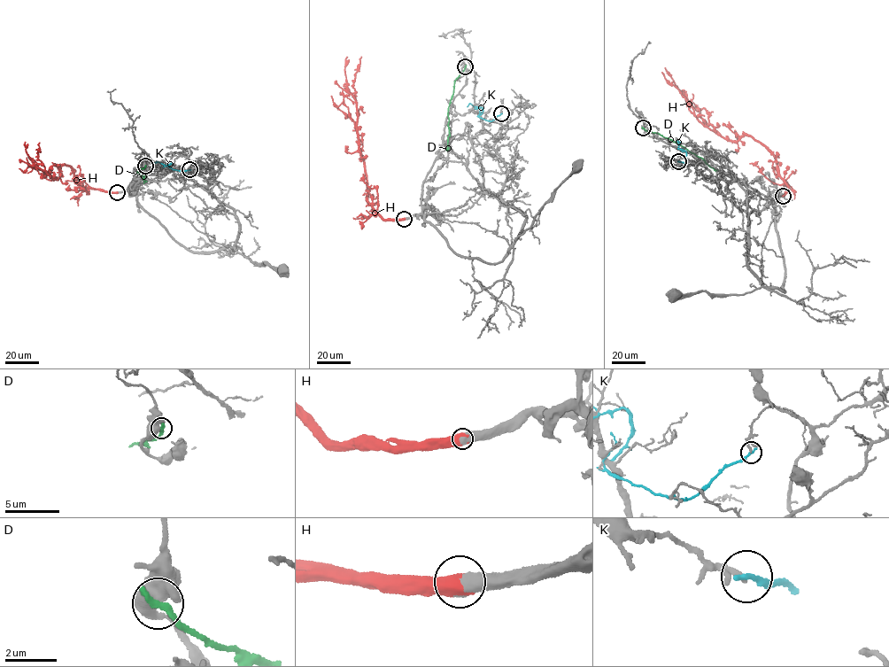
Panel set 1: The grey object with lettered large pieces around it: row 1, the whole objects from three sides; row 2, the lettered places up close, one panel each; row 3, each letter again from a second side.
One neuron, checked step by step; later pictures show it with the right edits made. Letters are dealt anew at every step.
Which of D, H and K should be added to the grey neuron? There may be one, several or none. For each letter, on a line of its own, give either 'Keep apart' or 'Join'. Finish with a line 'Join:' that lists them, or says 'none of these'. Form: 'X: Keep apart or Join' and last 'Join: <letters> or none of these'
D: Keep apart
H: Join
K: Keep apart
Join: H

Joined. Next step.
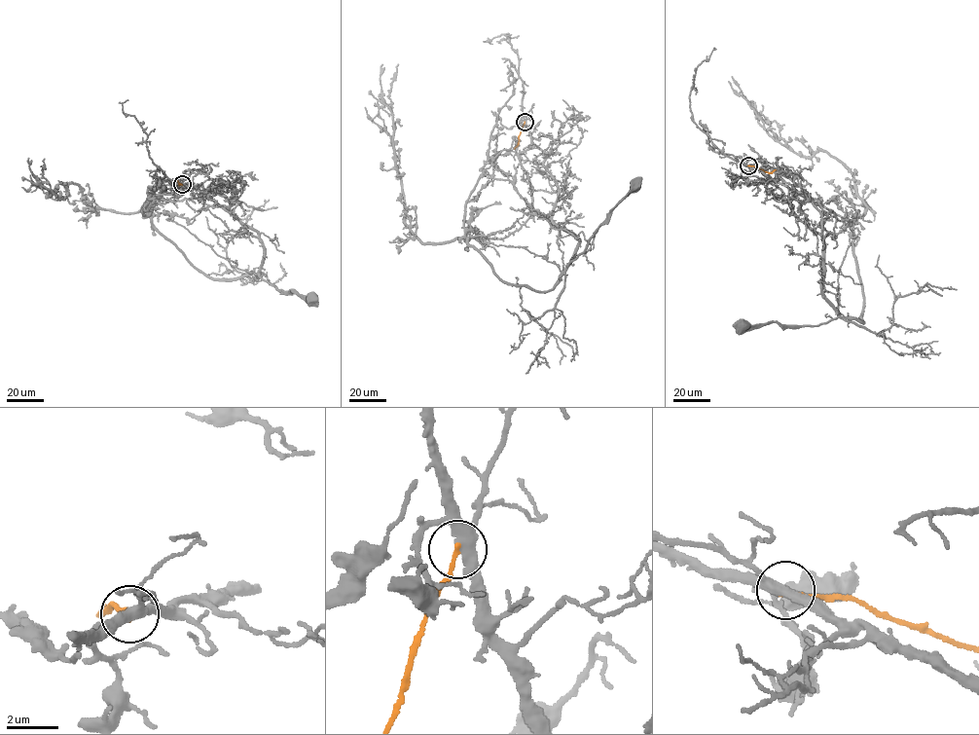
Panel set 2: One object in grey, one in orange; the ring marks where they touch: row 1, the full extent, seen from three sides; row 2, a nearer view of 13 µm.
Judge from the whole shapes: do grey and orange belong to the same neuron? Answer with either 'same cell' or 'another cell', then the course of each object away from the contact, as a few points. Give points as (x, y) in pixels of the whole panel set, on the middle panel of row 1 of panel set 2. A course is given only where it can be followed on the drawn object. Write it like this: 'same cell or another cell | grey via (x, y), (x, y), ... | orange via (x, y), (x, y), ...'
another cell | grey via (525, 122), (530, 144), (519, 156), (531, 204), (579, 240), (566, 266), (634, 183) | orange via (525, 122), (514, 148)

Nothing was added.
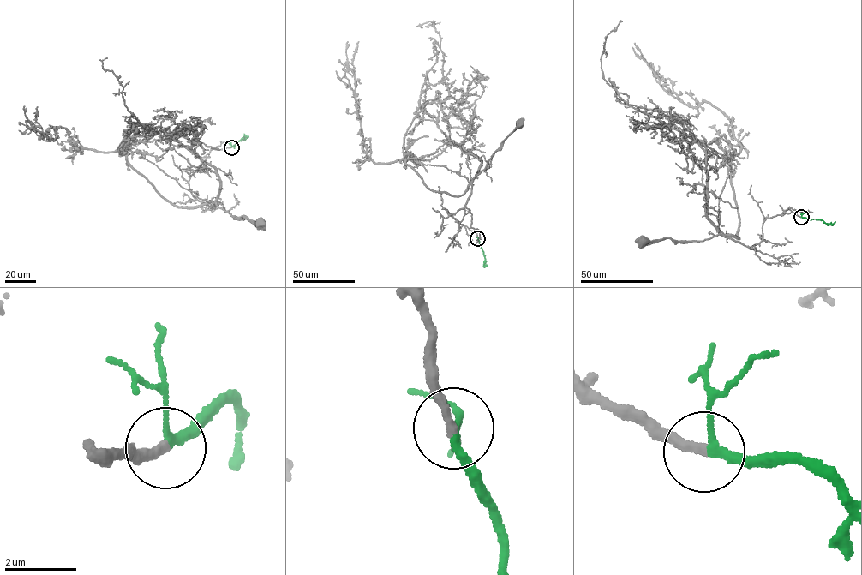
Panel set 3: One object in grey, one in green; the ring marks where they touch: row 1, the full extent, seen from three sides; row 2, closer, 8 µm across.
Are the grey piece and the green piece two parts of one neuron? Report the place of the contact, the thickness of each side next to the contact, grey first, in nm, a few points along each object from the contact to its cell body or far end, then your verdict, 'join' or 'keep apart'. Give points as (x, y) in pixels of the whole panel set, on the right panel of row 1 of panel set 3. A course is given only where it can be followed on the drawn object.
place (801, 217); calibres 240 and 190 nm; course grey (801, 217), (789, 207), (766, 218), (762, 239), (751, 248), (720, 235), (681, 242), (641, 239); course green (801, 217), (833, 224), (835, 221); join

